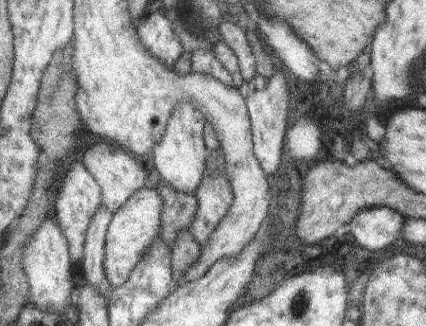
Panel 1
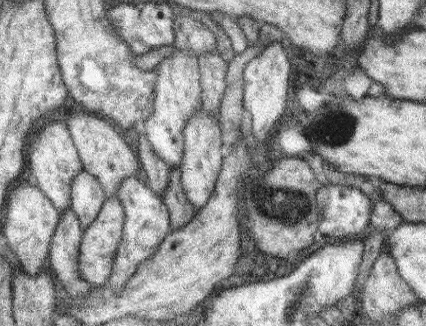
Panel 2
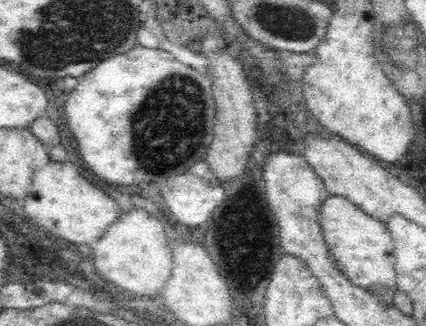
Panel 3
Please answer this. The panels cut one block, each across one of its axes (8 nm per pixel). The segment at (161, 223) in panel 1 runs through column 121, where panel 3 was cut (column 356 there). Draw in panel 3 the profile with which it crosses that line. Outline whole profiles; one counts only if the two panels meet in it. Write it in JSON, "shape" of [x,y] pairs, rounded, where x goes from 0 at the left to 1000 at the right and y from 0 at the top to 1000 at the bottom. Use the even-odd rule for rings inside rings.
{"shape":[[[765,601],[756,613],[756,626],[742,644],[737,687],[746,687],[751,724],[761,730],[761,755],[770,761],[765,779],[775,785],[784,822],[798,834],[803,853],[850,883],[901,865],[930,890],[920,798],[925,748],[901,687],[892,687],[883,669],[850,656],[831,626],[822,626],[822,613],[808,613],[798,601]]]}

